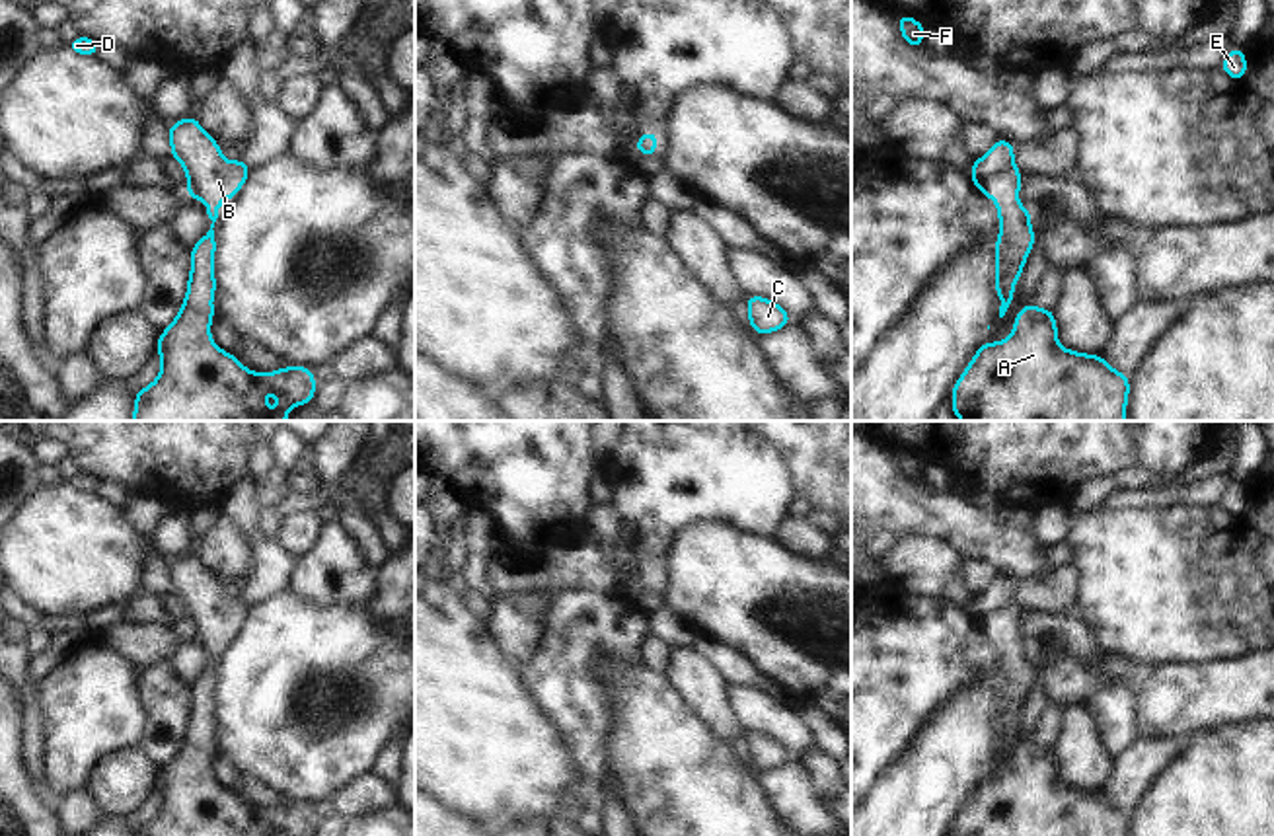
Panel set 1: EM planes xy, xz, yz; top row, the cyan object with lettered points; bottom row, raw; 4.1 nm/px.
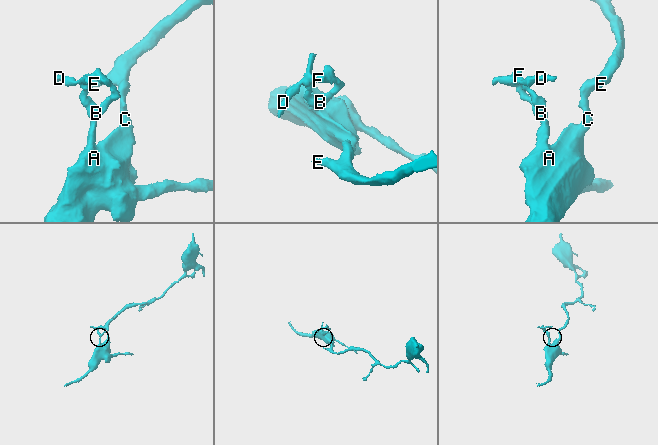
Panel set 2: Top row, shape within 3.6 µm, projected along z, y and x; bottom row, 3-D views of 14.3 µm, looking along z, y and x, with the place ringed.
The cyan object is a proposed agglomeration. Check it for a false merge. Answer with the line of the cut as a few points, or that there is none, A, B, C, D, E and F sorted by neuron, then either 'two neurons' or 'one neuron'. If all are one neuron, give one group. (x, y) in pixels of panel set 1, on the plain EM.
no cut; A B C D E F; one neuron

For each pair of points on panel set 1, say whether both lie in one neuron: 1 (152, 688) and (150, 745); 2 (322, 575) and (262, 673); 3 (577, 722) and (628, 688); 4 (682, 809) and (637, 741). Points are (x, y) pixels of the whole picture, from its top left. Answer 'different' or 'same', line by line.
1: same
2: different
3: different
4: same

